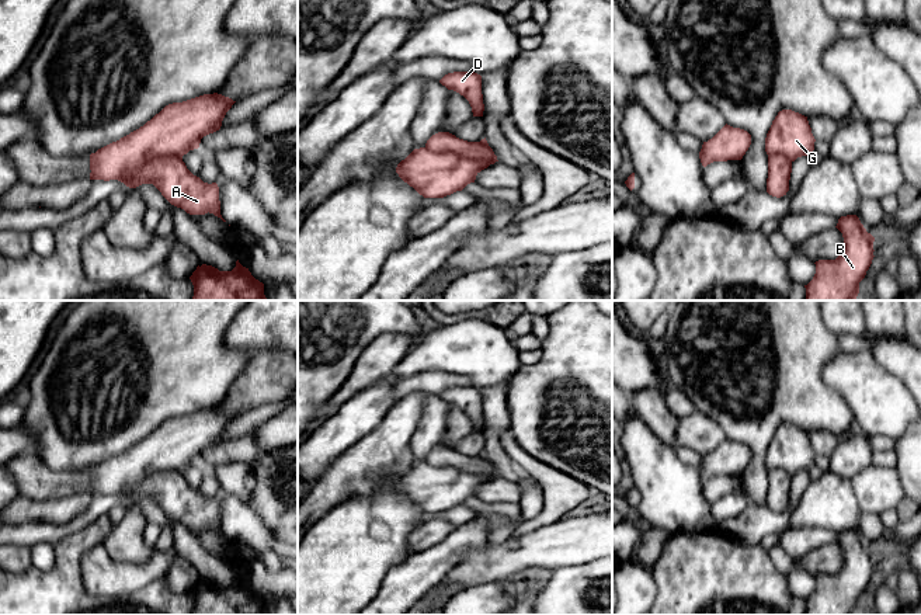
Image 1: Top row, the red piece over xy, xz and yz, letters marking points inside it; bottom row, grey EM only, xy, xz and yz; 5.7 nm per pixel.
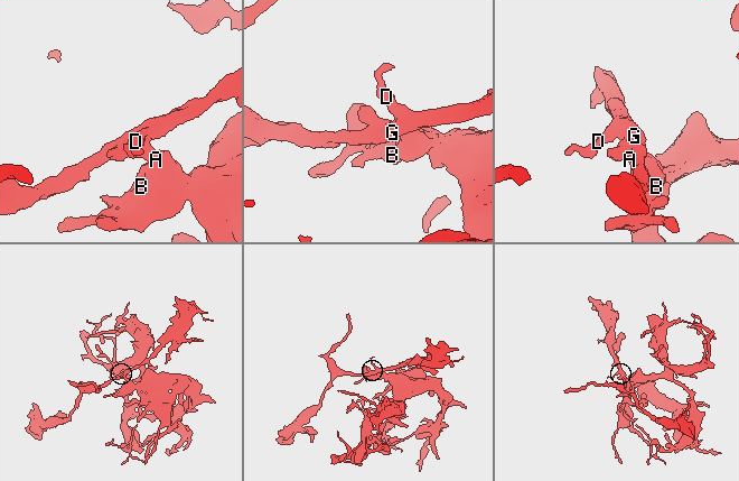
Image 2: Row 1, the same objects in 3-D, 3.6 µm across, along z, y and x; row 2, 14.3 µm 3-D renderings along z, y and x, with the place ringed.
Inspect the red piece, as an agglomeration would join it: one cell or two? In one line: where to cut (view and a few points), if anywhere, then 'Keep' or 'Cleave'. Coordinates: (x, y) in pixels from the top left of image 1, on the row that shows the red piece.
Split along xz (426, 146), (431, 150), (451, 150), (486, 162), (494, 155). Cleave

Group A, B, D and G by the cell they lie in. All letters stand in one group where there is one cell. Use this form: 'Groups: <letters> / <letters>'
Groups: A B / D G

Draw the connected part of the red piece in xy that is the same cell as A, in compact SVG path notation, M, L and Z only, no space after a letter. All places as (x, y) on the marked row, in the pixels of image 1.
M164 156L156 157L145 164L138 166L135 170L124 173L118 181L129 188L136 188L142 184L153 184L161 195L174 206L184 209L190 215L213 213L226 222L220 215L219 187L216 183L204 183L199 177L194 176L183 161L183 157Z

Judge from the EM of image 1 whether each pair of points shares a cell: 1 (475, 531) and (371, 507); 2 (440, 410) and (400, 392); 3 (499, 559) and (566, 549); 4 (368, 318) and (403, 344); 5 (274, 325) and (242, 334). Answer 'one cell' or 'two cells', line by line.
1: two cells
2: two cells
3: one cell
4: two cells
5: one cell

